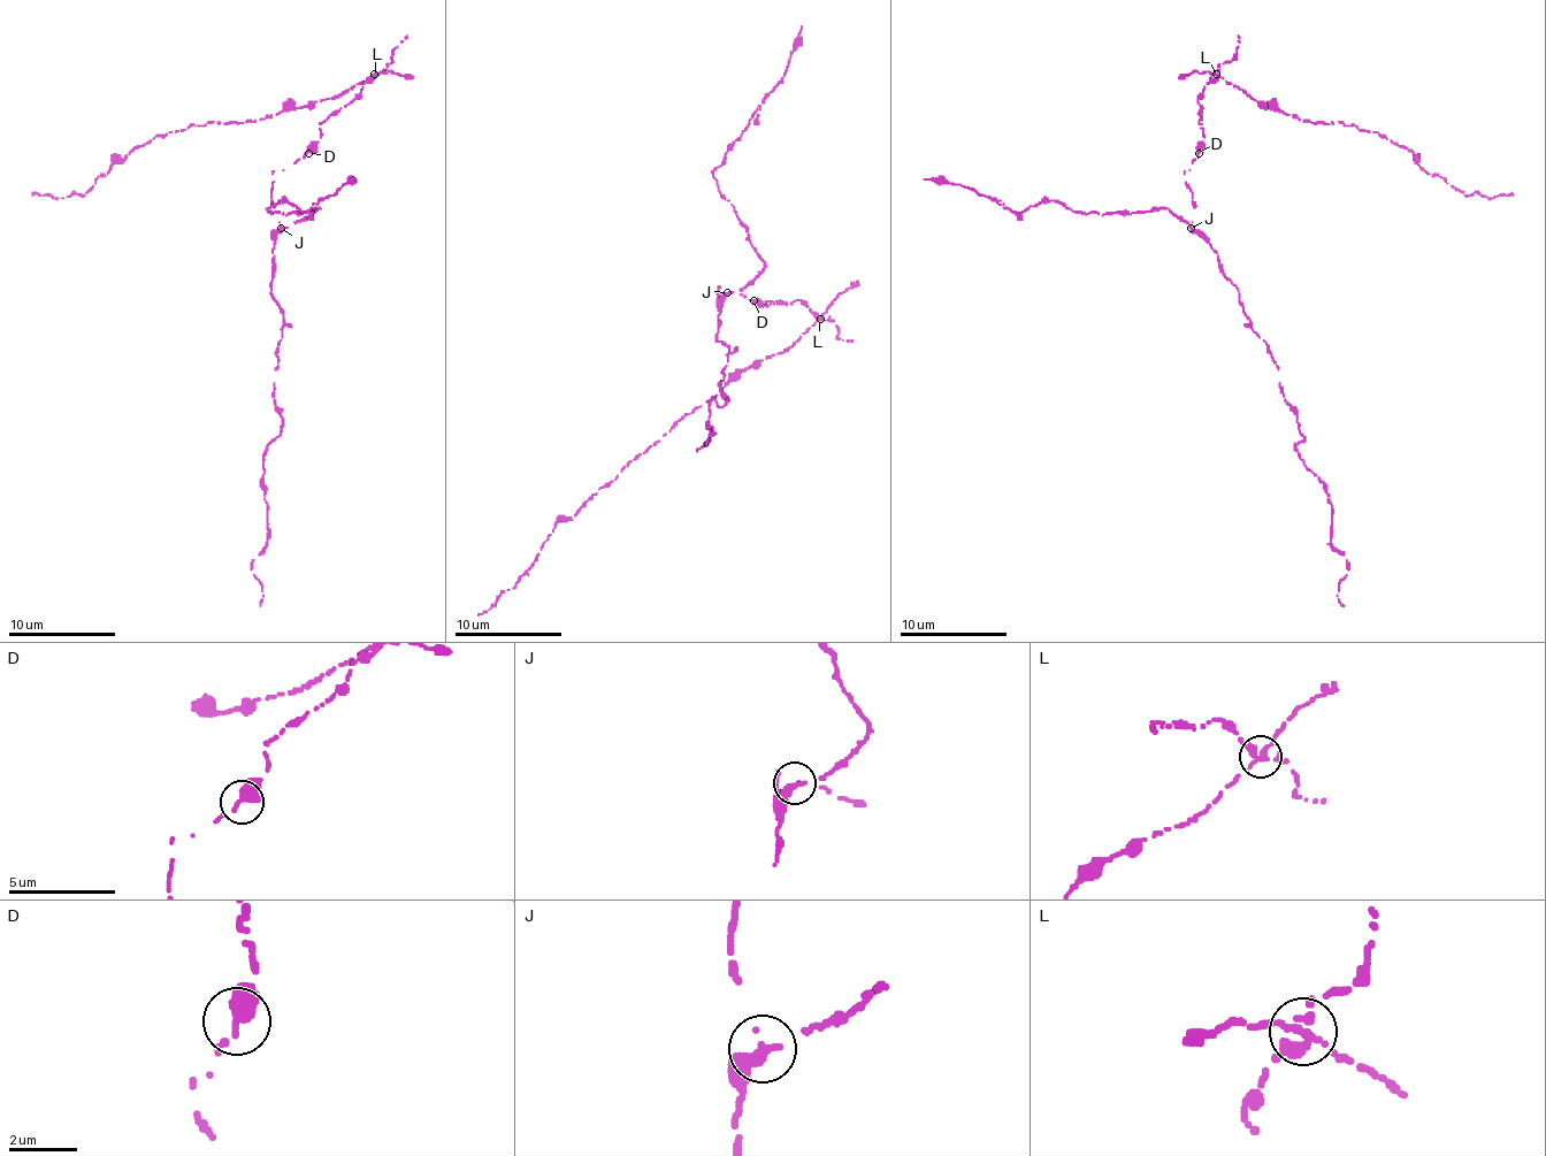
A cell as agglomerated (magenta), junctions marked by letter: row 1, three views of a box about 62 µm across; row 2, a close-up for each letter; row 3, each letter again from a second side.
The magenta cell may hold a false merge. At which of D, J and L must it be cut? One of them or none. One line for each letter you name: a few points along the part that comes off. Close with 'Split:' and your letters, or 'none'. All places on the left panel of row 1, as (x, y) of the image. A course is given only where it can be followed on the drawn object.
L: (375, 75), (333, 99), (284, 107), (260, 121), (208, 121), (158, 134), (109, 166), (83, 196), (31, 196)
Split: L

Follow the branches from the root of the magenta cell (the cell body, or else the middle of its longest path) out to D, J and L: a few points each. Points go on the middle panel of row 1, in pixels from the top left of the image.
D: (767, 306), (759, 306), (754, 300)
J: (767, 306), (756, 306), (719, 286), (716, 295), (727, 292)
L: (767, 306), (764, 303), (802, 300), (820, 319)

